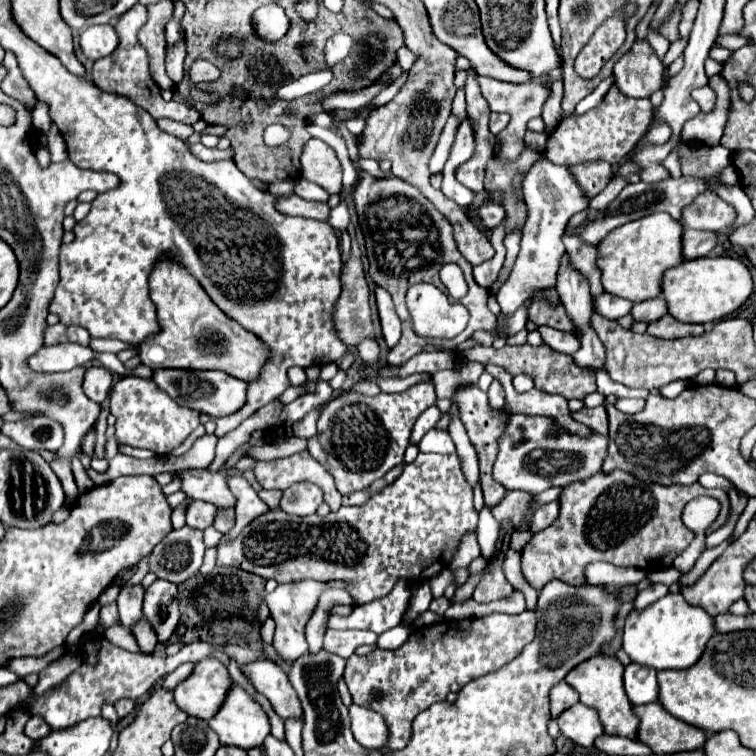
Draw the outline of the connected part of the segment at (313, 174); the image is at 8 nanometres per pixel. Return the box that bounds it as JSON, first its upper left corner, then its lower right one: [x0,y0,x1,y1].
[302,138,342,194]

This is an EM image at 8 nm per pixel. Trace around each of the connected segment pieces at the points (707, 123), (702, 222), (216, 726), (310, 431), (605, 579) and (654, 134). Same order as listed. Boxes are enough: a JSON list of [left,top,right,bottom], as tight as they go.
[[682,76,730,146],[682,192,736,232],[208,684,270,750],[294,410,320,440],[586,562,644,584],[642,124,670,142]]

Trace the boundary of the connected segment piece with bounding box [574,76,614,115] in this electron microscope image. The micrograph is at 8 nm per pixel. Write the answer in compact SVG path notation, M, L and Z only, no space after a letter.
M611 76L606 80L602 80L597 88L592 91L585 99L580 101L579 105L575 108L574 115L580 115L584 112L598 106L604 100L604 96L607 94L610 87L614 84L614 77Z

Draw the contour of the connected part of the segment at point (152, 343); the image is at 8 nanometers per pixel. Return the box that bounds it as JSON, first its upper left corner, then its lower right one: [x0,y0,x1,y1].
[140,254,270,382]

